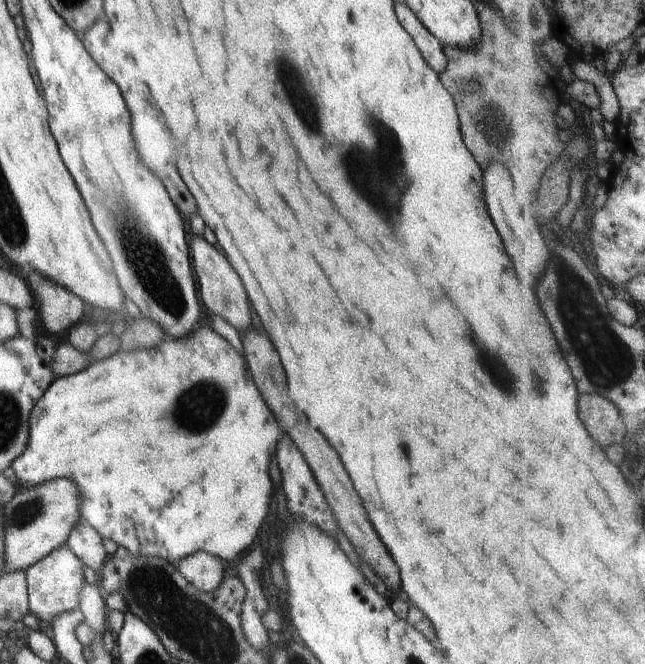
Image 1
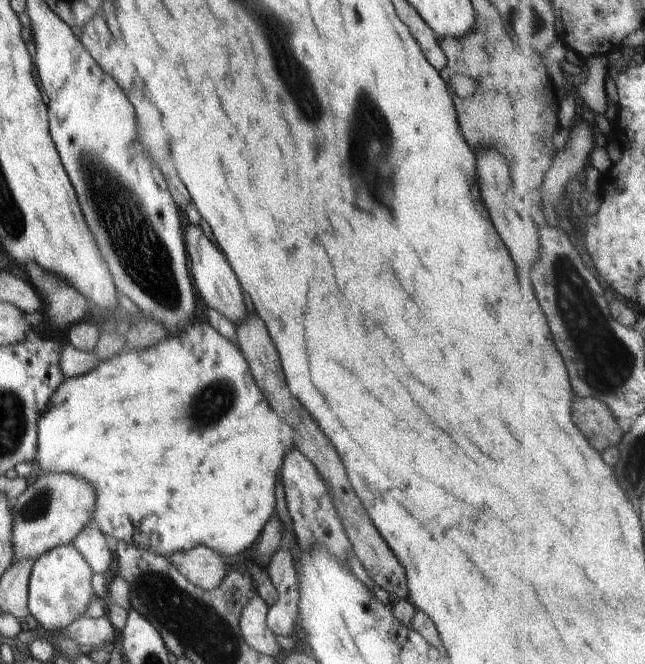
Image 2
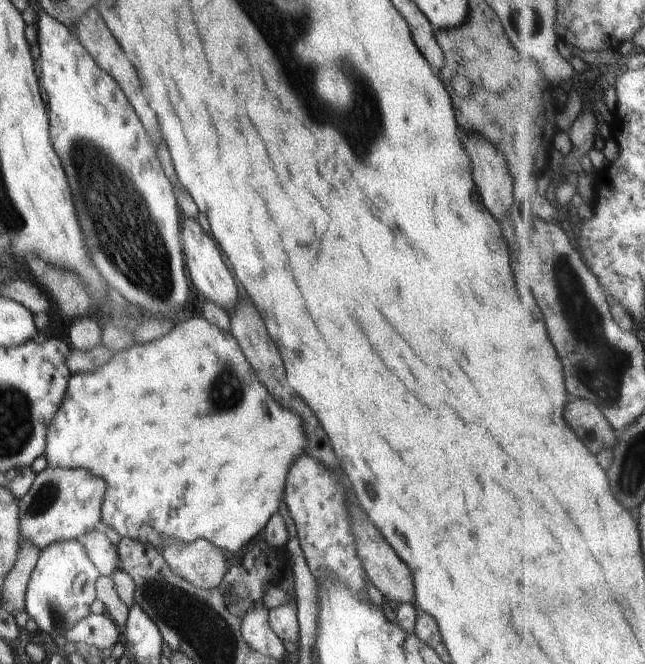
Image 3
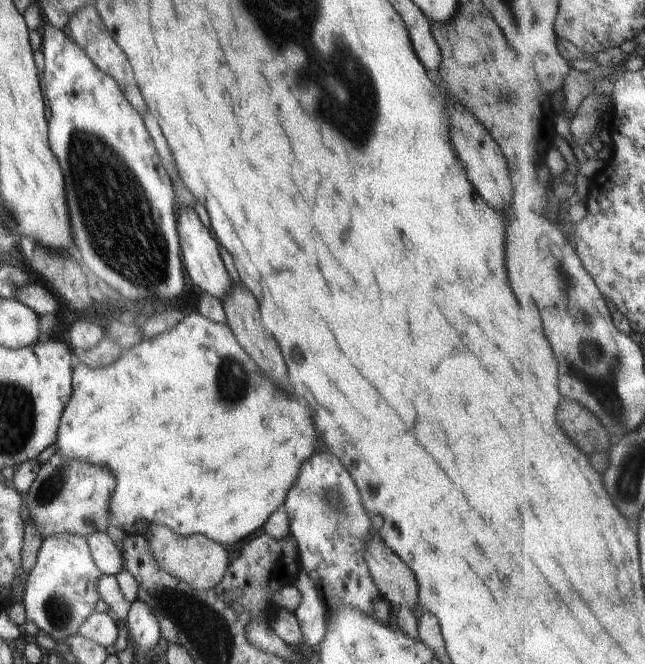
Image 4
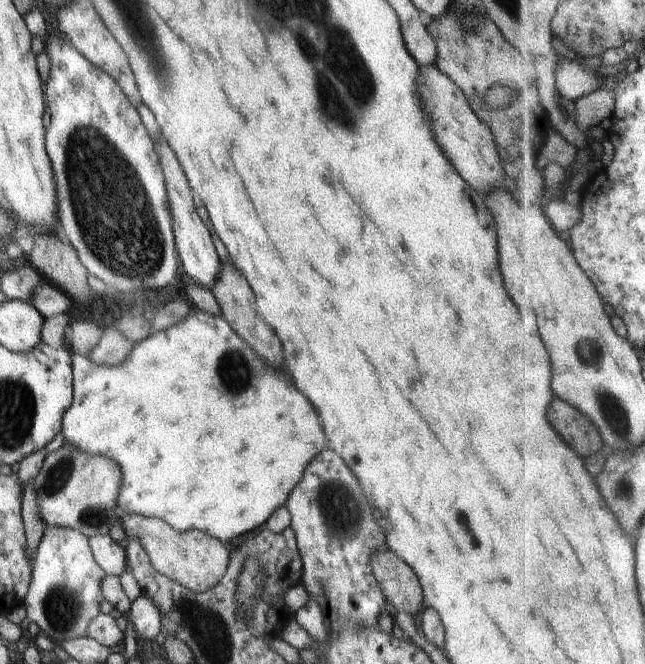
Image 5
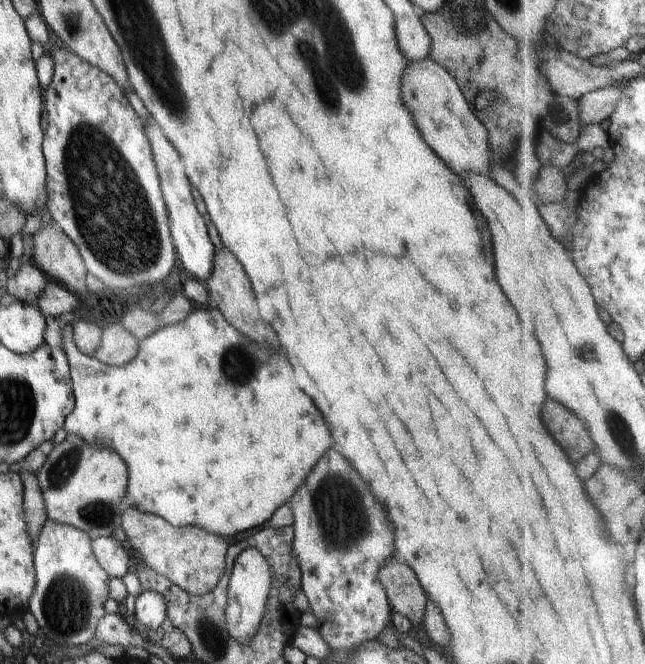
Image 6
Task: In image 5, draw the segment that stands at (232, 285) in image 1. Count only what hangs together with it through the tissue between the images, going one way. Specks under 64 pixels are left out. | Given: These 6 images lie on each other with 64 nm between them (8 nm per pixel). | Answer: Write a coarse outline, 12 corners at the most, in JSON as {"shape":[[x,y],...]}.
{"shape":[[164,138],[153,145],[165,178],[182,268],[209,289],[223,258],[196,213]]}

